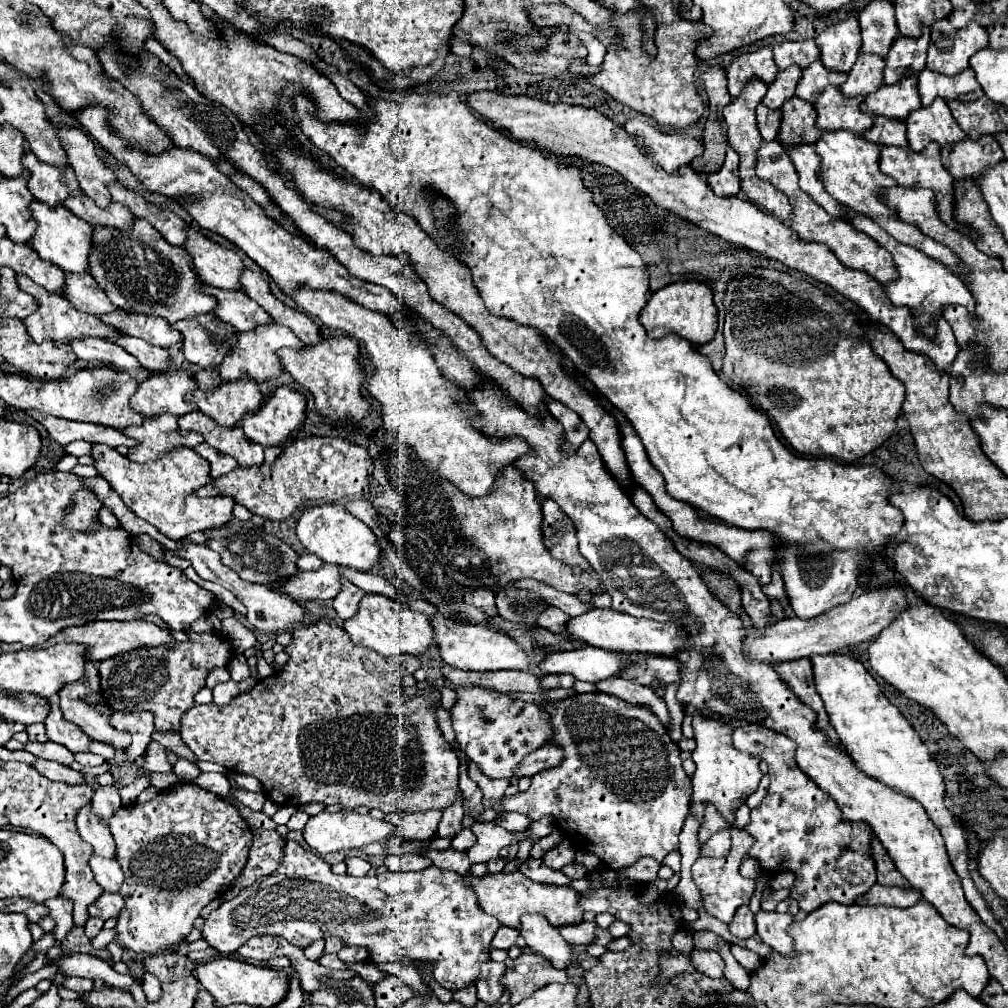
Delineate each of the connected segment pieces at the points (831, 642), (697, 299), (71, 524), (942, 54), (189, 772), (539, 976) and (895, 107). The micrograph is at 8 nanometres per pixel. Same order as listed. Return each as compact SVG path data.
M897 584L883 586L883 590L861 592L861 594L853 596L847 604L835 606L833 610L829 610L817 618L809 618L809 620L783 618L771 626L767 626L765 630L747 628L747 640L743 644L743 652L749 660L761 660L767 664L771 664L775 660L809 658L813 654L831 654L831 652L837 652L841 648L875 638L907 606L909 606L909 600L905 596L905 590Z
M677 280L651 294L649 302L639 312L639 322L649 338L677 334L695 346L707 344L713 340L717 330L717 306L713 304L713 292L705 282Z
M77 490L71 496L71 510L65 514L61 524L69 528L71 532L85 532L93 534L97 530L99 522L99 512L101 512L101 502L91 490Z
M941 22L931 26L931 42L927 54L927 68L947 76L955 76L969 68L969 58L987 48L987 32L977 24L969 24L965 30L959 30L953 42L941 42Z
M177 758L175 766L173 766L173 772L183 776L183 778L195 778L195 776L199 776L199 768L193 762L185 760L185 758Z
M521 954L501 976L503 988L511 994L511 1006L519 1004L521 1000L533 996L535 990L553 982L567 982L567 974L563 970L555 970L547 958L541 958L537 954Z
M911 74L899 84L883 86L881 90L869 94L861 104L861 110L893 120L907 120L907 116L919 106L921 98L917 90L917 74Z

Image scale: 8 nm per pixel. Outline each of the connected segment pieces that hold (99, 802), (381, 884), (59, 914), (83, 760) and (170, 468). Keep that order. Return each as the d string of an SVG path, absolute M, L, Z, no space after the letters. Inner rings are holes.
M115 784L99 786L91 798L91 806L93 806L93 812L97 812L97 816L101 816L101 820L107 824L109 818L115 814L115 810L121 808L121 796Z
M287 842L279 870L257 880L253 886L247 886L233 900L223 902L223 906L211 912L205 918L201 938L221 954L233 954L251 936L259 934L283 936L301 948L307 948L317 938L339 936L349 946L369 948L373 962L399 962L401 958L431 962L435 980L447 990L459 990L475 982L477 970L489 960L489 946L499 928L497 918L485 914L477 906L473 890L463 880L465 876L453 874L451 870L441 870L437 866L429 866L419 872L385 872L373 878L355 878L347 874L335 876L331 866L317 858L317 854L303 850L295 842Z
M57 896L57 898L51 898L49 902L45 902L45 906L49 908L51 918L57 922L57 926L55 926L55 930L53 930L53 936L57 938L57 942L61 942L61 940L65 938L65 934L73 928L71 904L69 904L67 898Z
M77 752L77 754L75 754L75 760L77 760L81 766L89 766L89 768L103 764L103 758L101 758L101 756L95 756L95 754L91 754L91 752Z
M95 444L91 448L95 460L95 470L105 478L115 490L125 506L145 522L153 524L161 534L171 540L181 540L191 532L219 528L233 518L233 498L215 496L215 498L197 498L193 490L209 484L209 462L201 458L191 448L175 448L165 456L151 462L131 462L127 456L121 456L115 448Z

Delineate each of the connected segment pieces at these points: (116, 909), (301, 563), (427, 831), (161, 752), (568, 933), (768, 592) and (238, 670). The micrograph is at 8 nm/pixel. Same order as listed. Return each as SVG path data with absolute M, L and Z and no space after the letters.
M103 892L91 906L89 906L89 916L99 916L103 920L107 918L117 918L117 914L121 912L121 906L123 904L123 898L121 894L117 892Z
M301 554L297 558L297 568L301 568L301 570L317 570L321 566L323 566L323 562L315 554Z
M427 810L417 814L401 814L393 812L385 816L387 822L395 826L395 834L409 840L429 840L441 820L441 810Z
M153 740L153 742L149 744L149 750L147 750L147 754L145 754L145 764L143 764L143 768L152 772L171 772L164 771L167 754L169 754L169 750L165 750L161 744L157 744L157 742Z
M581 922L581 924L573 924L573 926L561 926L559 932L563 936L565 942L579 946L579 944L591 944L593 942L593 934L597 930L595 922Z
M773 570L773 578L769 584L763 586L763 592L769 600L777 600L783 608L789 606L789 598L785 594L785 588L783 588L783 578L781 578L781 572L779 570Z
M235 652L231 662L229 662L229 674L235 682L241 682L245 680L251 672L249 672L249 666L247 666L247 658L241 654L241 652Z

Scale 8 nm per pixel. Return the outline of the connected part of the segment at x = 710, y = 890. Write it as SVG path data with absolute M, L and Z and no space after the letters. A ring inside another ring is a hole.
M741 828L731 830L731 840L733 840L731 852L725 858L697 858L697 862L691 868L693 880L703 894L705 910L709 910L710 915L722 922L731 922L735 910L741 904L749 904L755 890L755 882L739 874L739 864L747 856L749 846L753 846L753 840Z

